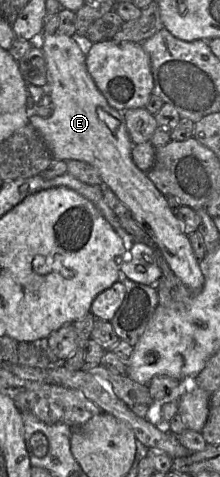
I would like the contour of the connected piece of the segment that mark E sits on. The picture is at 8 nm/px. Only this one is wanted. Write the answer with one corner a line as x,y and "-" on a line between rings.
59,32
42,34
41,49
44,53
47,68
47,84
50,86
51,107
53,113
48,118
37,115
29,116
29,123
40,134
54,160
81,160
91,164
98,171
102,186
110,188
116,196
131,210
132,218
137,221
160,248
169,267
192,292
200,290
204,276
199,261
194,254
188,235
183,231
180,221
167,203
166,197
156,188
147,173
140,170
132,159
132,143
124,115
111,107
96,86
86,67
86,55
71,36

